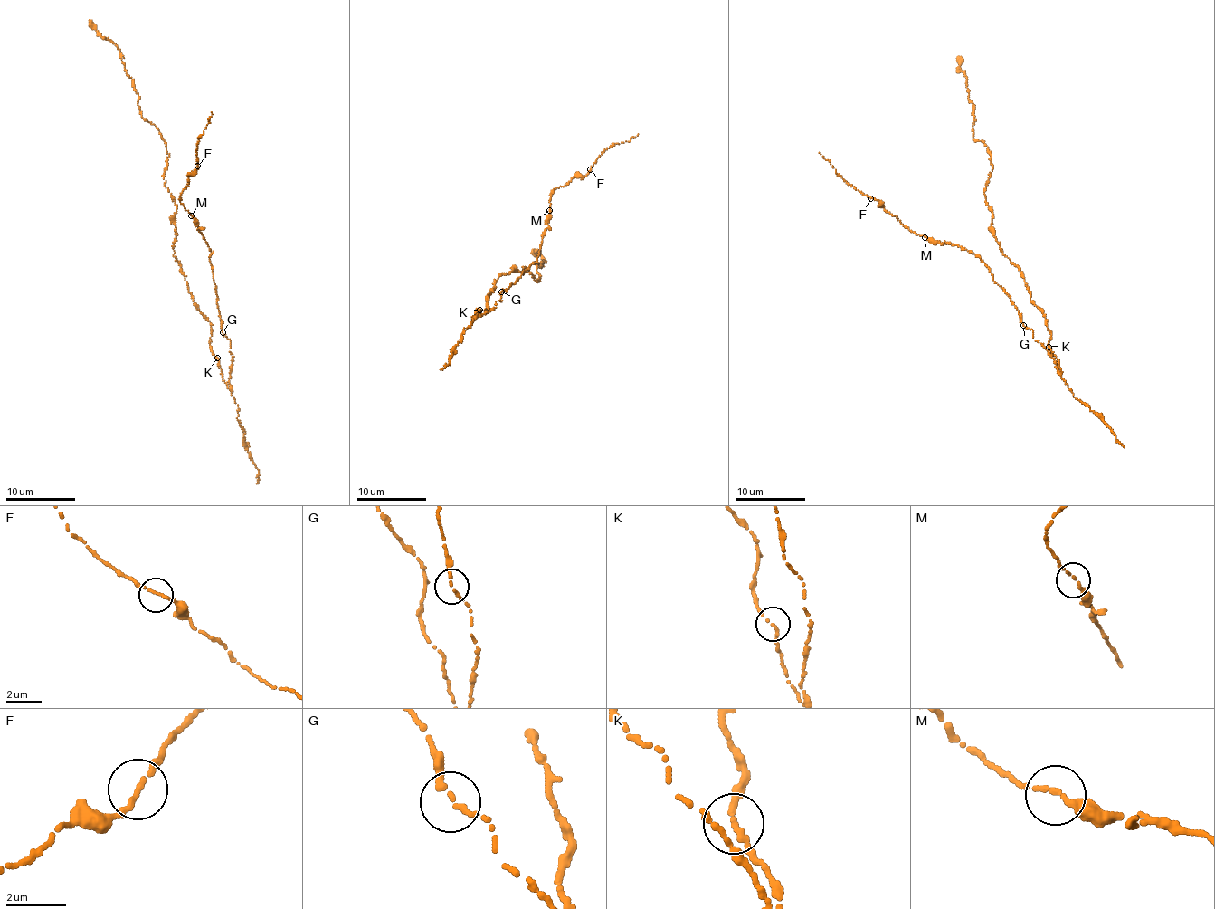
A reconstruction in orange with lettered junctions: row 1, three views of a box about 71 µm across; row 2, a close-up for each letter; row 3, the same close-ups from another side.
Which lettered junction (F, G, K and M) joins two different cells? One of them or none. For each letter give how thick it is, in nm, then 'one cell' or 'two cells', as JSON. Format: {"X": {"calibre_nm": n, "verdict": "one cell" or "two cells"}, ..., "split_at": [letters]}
{"F": {"calibre_nm": 170, "verdict": "one cell"}, "G": {"calibre_nm": 180, "verdict": "one cell"}, "K": {"calibre_nm": 170, "verdict": "one cell"}, "M": {"calibre_nm": 170, "verdict": "one cell"}, "split_at": []}

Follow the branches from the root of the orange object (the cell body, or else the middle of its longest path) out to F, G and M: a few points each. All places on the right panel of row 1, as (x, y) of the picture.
F: (1048, 344), (1060, 371), (982, 260), (915, 234), (870, 198)
G: (1048, 344), (1058, 359), (1060, 371), (1051, 354), (1035, 341), (1032, 330), (1023, 325)
M: (1048, 344), (1060, 371), (1032, 330), (1023, 325), (1010, 296), (993, 280), (982, 260), (956, 245), (925, 237)

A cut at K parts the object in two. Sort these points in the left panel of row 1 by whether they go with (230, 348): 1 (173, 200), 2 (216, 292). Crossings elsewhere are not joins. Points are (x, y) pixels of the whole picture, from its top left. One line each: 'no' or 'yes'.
1: no
2: yes

